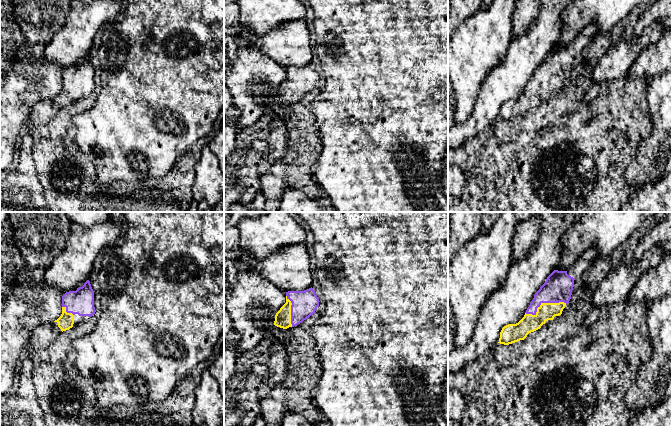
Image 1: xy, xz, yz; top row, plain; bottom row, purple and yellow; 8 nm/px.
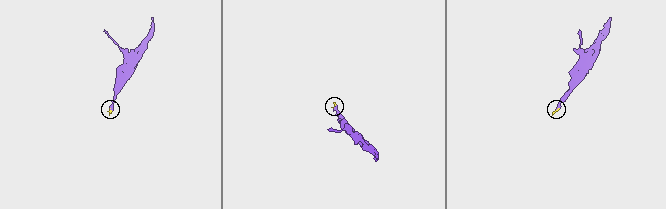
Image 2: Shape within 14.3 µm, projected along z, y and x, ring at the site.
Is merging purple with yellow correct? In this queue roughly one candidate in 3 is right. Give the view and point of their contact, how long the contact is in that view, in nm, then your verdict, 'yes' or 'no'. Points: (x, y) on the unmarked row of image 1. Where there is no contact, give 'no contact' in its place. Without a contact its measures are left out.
yz (544, 78) | 340 nm | yes

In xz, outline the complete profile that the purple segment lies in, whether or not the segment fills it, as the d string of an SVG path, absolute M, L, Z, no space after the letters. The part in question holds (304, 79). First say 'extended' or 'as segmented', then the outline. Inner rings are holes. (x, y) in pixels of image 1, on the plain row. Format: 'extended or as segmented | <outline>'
extended | M312 63L286 68L286 79L276 89L274 101L283 105L297 102L315 89L319 78Z

